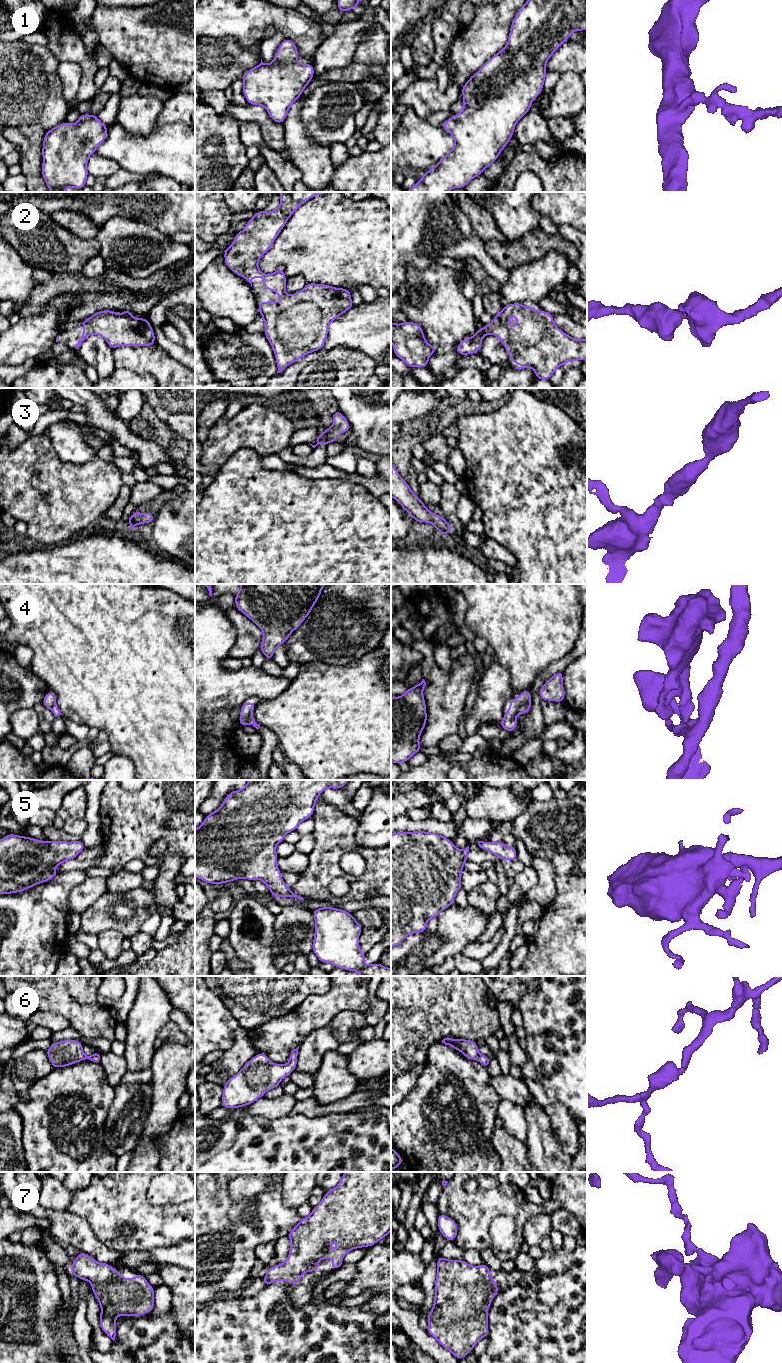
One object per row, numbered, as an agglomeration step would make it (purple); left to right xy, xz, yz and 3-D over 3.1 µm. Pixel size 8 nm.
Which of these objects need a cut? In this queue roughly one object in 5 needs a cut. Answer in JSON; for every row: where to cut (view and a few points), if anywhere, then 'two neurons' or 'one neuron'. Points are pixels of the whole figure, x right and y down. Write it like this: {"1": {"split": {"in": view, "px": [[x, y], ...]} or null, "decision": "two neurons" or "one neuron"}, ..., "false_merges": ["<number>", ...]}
{"1": {"split": null, "decision": "one neuron"}, "2": {"split": null, "decision": "one neuron"}, "3": {"split": null, "decision": "one neuron"}, "4": {"split": {"in": "yz", "px": [[531, 702], [522, 705], [517, 712]]}, "decision": "two neurons"}, "5": {"split": null, "decision": "one neuron"}, "6": {"split": null, "decision": "one neuron"}, "7": {"split": null, "decision": "one neuron"}, "false_merges": ["4"]}

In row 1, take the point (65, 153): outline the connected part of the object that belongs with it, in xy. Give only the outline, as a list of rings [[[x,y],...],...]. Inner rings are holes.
[[[80,114],[75,124],[65,121],[46,132],[41,173],[51,192],[86,187],[88,159],[106,139],[107,129],[97,115]]]

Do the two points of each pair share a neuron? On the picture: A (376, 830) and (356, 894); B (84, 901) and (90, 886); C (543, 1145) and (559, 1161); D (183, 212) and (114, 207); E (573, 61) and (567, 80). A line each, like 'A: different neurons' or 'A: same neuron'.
A: different neurons
B: same neuron
C: same neuron
D: same neuron
E: different neurons

